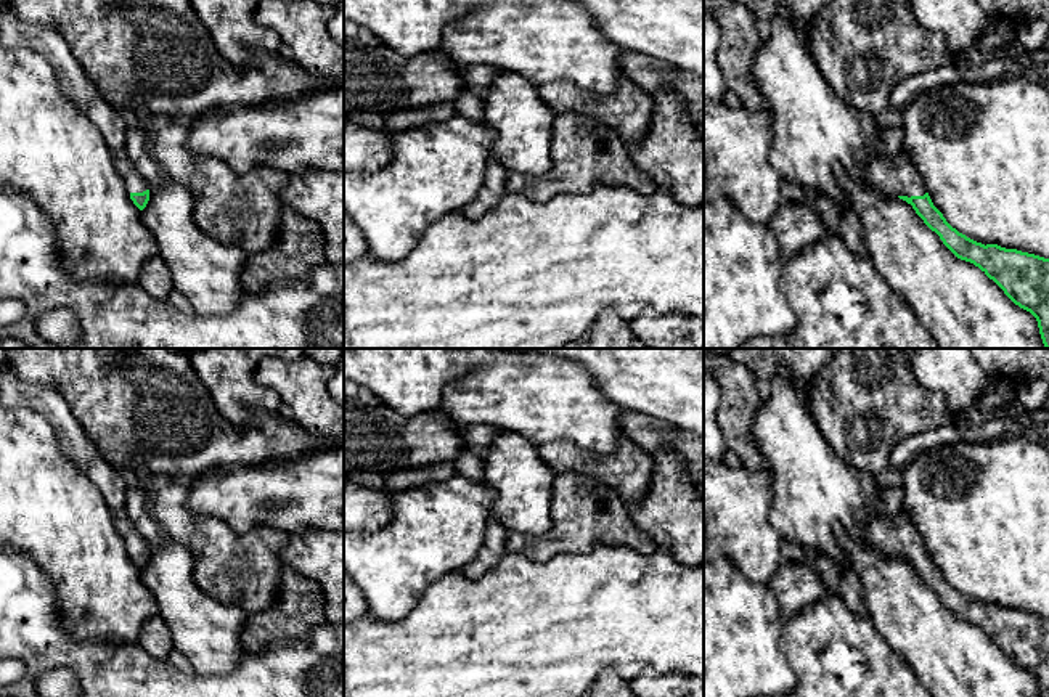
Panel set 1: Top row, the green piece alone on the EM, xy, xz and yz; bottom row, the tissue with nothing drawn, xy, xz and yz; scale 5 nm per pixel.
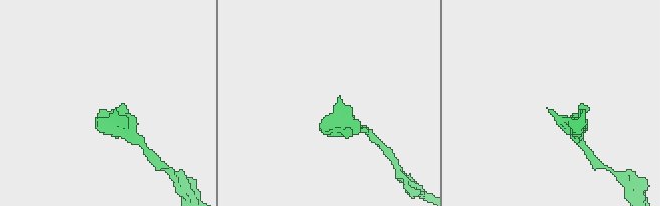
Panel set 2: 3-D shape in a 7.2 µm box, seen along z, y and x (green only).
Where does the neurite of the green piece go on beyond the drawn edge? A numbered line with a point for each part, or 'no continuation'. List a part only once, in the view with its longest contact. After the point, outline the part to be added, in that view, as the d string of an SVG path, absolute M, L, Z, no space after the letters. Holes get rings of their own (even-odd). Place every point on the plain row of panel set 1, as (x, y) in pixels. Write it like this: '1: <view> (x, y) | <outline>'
1: yz (897, 537) | M877 496L871 506L871 517L866 528L867 543L893 557L924 556L927 552L925 543L903 509L895 519L885 519L879 514L879 507L880 499Z

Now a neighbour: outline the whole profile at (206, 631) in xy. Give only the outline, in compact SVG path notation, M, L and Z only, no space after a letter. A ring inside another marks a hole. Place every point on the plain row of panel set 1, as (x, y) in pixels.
M165 536L161 546L149 549L149 560L141 570L141 581L156 601L157 612L170 631L173 649L188 658L194 673L225 675L239 663L246 652L241 642L241 630L247 613L235 605L218 602L196 585L193 557L183 544Z

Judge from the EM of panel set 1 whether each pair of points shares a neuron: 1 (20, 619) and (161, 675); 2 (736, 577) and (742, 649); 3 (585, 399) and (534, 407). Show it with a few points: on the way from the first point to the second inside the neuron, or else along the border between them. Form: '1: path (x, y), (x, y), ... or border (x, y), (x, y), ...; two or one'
1: path (52, 646), (89, 659), (110, 675), (126, 675); one
2: path (736, 595), (736, 631); one
3: path (572, 399), (546, 399); one

